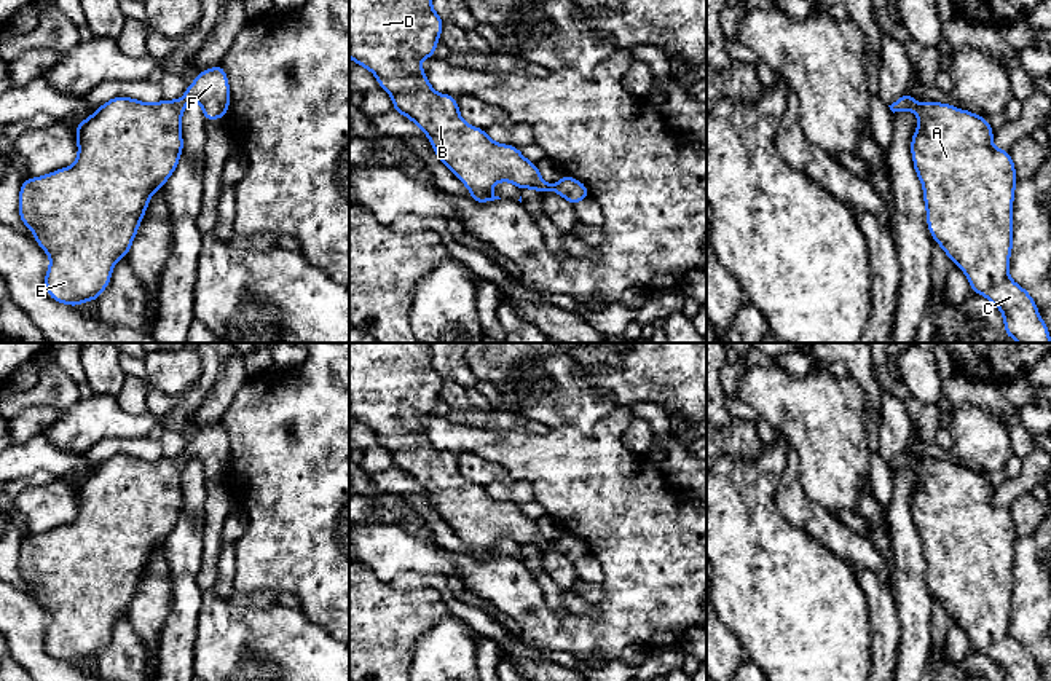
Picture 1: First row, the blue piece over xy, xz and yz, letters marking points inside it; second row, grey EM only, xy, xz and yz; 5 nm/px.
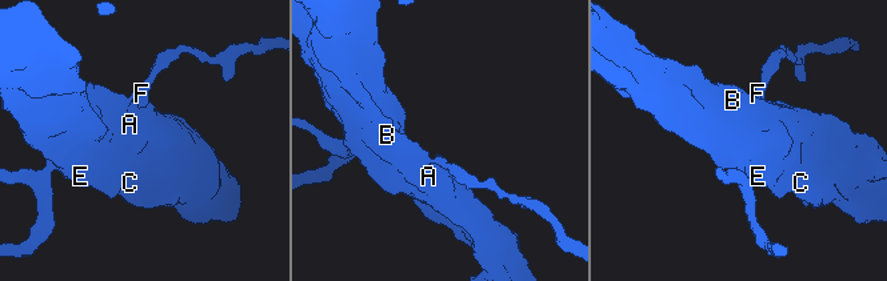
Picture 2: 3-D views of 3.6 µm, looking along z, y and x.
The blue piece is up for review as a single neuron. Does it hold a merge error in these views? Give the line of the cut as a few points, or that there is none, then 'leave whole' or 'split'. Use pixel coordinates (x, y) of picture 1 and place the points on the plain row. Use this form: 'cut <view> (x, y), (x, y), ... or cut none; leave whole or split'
cut none; leave whole

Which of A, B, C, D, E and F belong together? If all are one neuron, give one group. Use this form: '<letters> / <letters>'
A B C D E F

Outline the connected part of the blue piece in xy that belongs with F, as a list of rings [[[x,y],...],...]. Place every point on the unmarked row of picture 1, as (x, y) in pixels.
[[[222,421],[203,427],[177,458],[145,461],[118,453],[78,478],[77,518],[35,536],[26,536],[19,549],[19,574],[35,590],[35,600],[49,612],[45,644],[49,655],[80,663],[97,659],[107,646],[120,614],[129,614],[153,550],[174,531],[182,514],[180,478],[188,459],[198,458],[204,478],[225,475],[230,464],[230,440]]]

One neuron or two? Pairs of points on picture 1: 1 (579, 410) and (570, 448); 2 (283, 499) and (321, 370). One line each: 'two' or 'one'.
1: two
2: one

